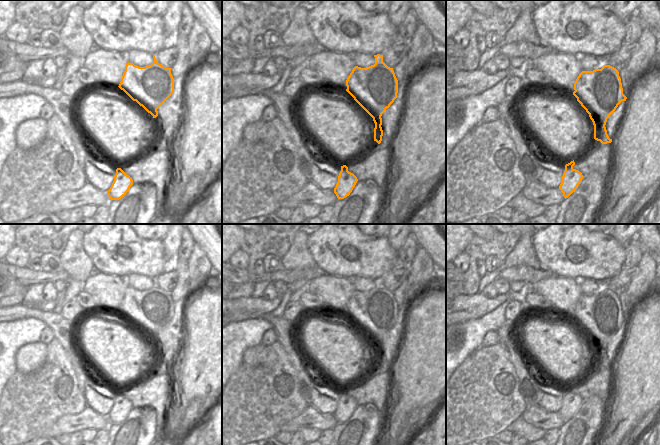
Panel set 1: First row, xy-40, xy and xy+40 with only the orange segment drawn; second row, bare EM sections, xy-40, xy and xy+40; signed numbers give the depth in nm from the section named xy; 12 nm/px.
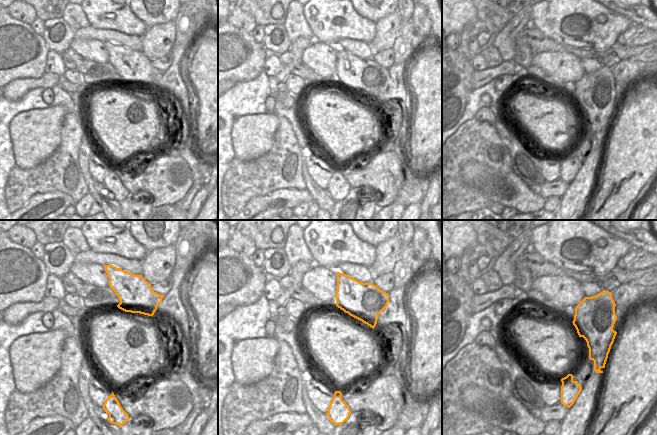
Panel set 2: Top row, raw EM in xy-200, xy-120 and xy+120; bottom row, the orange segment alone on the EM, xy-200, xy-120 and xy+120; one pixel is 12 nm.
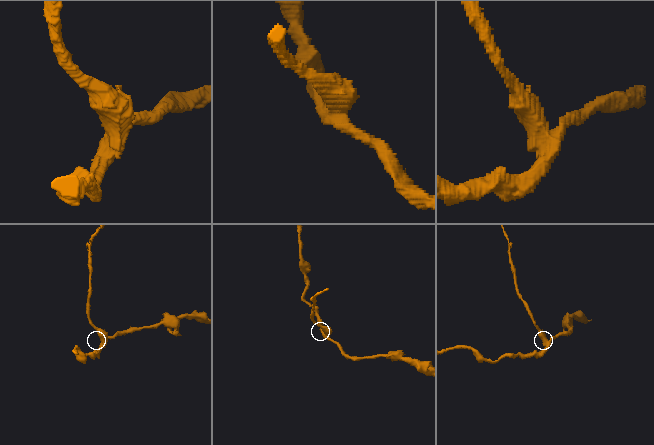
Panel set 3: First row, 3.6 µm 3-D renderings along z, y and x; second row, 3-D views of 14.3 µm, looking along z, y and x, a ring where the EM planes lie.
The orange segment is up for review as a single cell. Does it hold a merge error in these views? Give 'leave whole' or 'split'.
split

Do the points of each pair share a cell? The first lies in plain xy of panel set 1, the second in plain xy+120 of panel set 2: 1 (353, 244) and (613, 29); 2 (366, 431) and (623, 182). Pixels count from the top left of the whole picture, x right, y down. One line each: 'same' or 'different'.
1: same
2: different

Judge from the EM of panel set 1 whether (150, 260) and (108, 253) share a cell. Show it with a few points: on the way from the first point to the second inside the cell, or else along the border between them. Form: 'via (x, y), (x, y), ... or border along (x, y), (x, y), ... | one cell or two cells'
via (140, 258), (118, 256) | one cell

